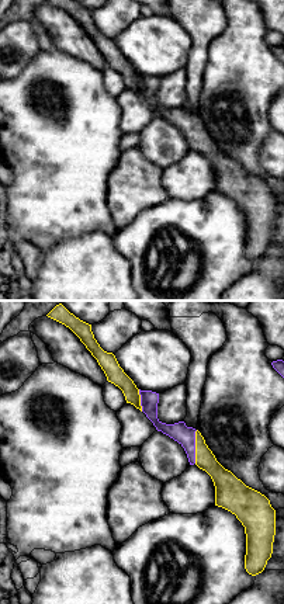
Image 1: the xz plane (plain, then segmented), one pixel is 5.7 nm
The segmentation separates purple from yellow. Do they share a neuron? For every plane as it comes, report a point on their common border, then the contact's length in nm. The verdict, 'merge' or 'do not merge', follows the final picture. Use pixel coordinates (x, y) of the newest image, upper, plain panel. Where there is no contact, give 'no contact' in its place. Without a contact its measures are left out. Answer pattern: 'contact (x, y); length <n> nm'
contact (194, 132); length 190 nm

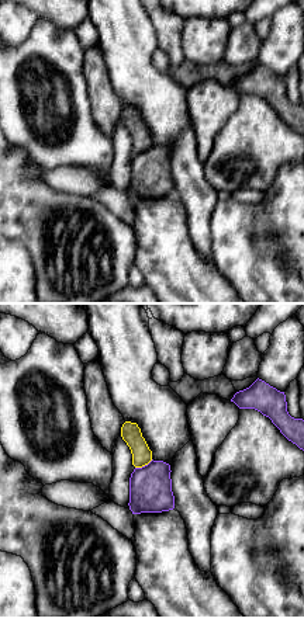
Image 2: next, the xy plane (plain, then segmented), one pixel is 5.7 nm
contact (145, 150); length 120 nm

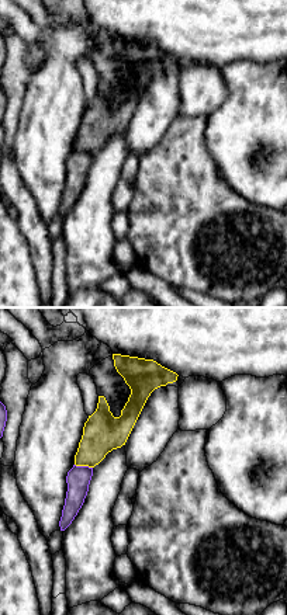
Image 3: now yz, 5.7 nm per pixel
contact (83, 152); length 110 nm

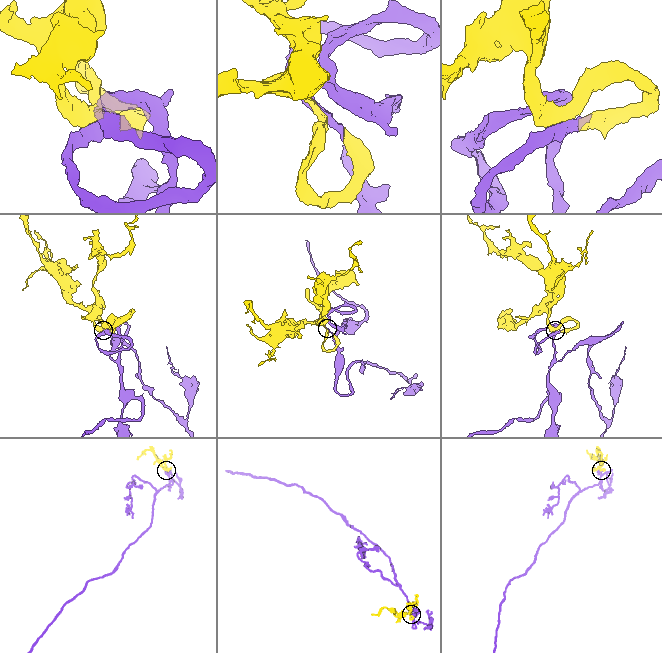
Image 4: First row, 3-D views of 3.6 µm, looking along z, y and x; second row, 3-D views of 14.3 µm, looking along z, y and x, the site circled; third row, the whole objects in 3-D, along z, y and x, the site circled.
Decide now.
merge

